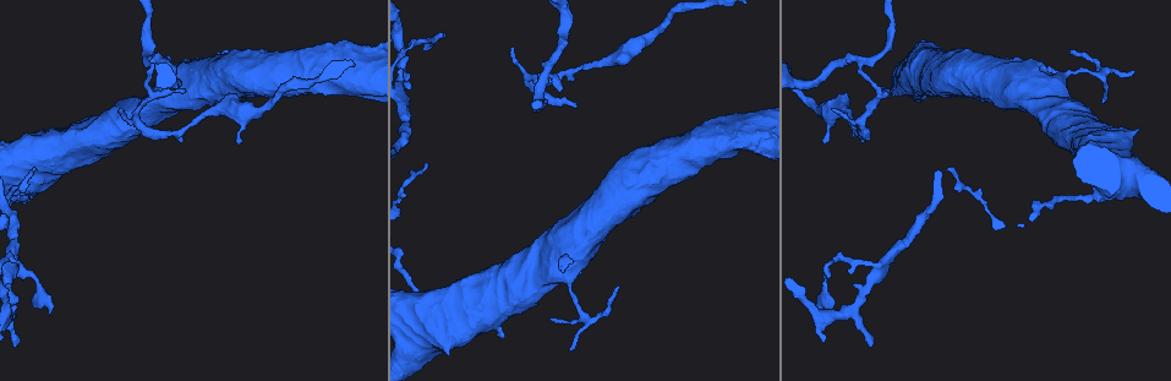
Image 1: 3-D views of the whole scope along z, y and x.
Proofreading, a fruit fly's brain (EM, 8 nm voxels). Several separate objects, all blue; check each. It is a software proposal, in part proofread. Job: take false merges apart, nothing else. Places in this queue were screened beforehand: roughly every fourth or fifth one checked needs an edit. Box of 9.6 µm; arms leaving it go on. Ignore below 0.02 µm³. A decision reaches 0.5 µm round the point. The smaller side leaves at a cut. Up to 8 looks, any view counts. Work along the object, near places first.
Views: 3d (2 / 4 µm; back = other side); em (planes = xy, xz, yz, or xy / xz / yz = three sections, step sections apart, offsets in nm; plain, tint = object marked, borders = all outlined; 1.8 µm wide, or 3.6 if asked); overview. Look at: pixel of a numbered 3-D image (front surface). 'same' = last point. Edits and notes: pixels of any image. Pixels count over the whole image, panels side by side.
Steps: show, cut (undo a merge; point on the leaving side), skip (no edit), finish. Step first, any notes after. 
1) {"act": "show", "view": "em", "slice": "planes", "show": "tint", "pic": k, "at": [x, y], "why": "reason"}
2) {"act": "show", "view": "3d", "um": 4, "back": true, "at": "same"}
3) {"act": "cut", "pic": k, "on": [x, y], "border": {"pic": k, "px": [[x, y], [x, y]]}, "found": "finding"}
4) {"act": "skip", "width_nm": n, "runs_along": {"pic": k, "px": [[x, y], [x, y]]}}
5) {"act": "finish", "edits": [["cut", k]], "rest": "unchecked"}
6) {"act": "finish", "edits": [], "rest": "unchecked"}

{"act": "show", "view": "em", "slice": "planes", "show": "plain", "pic": 1, "at": [20, 267], "why": "narrows sharply"}

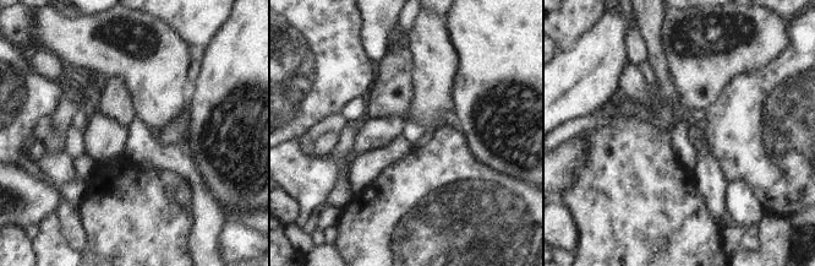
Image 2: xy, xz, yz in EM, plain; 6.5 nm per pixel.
{"act": "show", "view": "em", "slice": "planes", "show": "tint", "at": "same", "why": "with the object marked"}

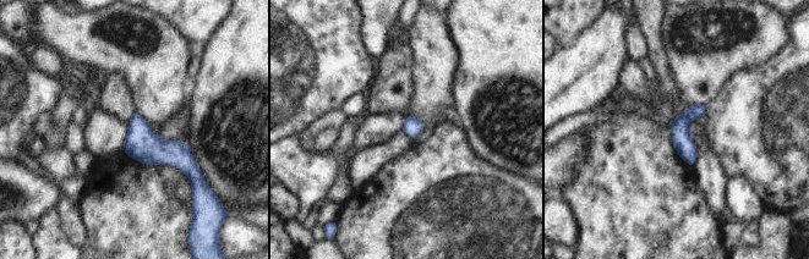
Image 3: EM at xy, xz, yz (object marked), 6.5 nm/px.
{"act": "skip", "runs_along": {"pic": 3, "px": [[701, 106], [683, 122], [692, 161]]}, "found": "one neuron here"}

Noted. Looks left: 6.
{"act": "show", "view": "3d", "um": 2, "pic": 1, "at": [644, 44], "why": "thick turns thin"}

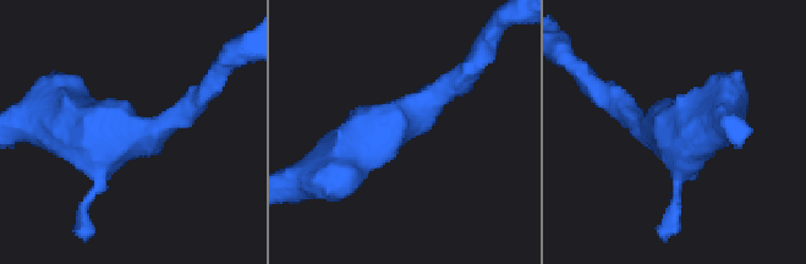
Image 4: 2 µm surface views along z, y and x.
{"act": "show", "view": "em", "um": 3.6, "slice": "planes", "show": "plain", "pic": 4, "at": [126, 138]}

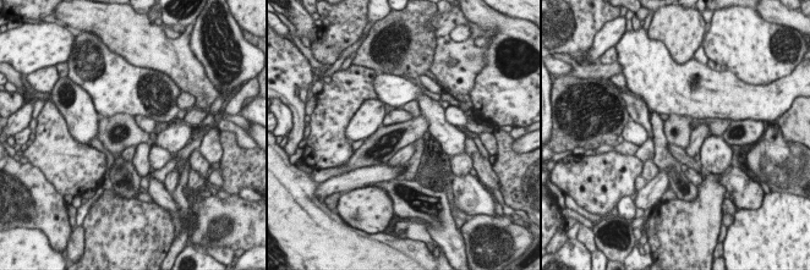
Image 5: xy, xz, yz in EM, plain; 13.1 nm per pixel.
{"act": "show", "view": "em", "um": 3.6, "slice": "planes", "show": "tint", "at": "same", "why": "with the object marked"}

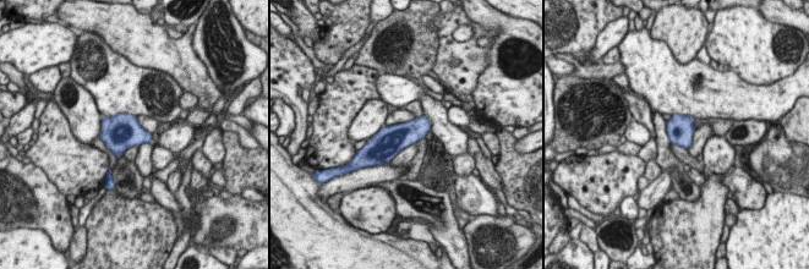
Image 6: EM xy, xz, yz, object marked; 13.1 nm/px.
{"act": "skip", "found": "all the same neuron"}

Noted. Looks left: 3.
{"act": "show", "view": "em", "um": 3.6, "slice": "xz", "step": 16, "show": "tint", "pic": 1, "at": [543, 76], "why": "three-way junction"}

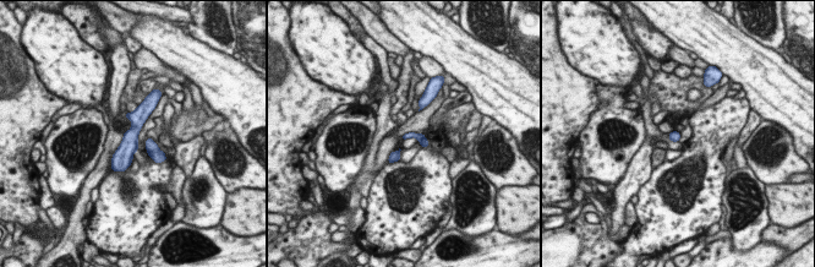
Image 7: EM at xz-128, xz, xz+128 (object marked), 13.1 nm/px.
{"act": "show", "view": "em", "um": 3.6, "slice": "planes", "show": "tint", "at": "same"}

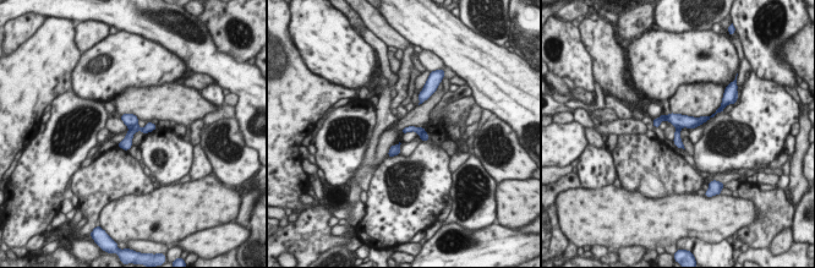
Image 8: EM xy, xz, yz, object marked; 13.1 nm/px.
{"act": "cut", "pic": 8, "on": [129, 119], "found": "two neurons meet here"}

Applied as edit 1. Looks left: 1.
{"act": "finish", "edits": [["cut", 8]], "rest": "unchecked"}

